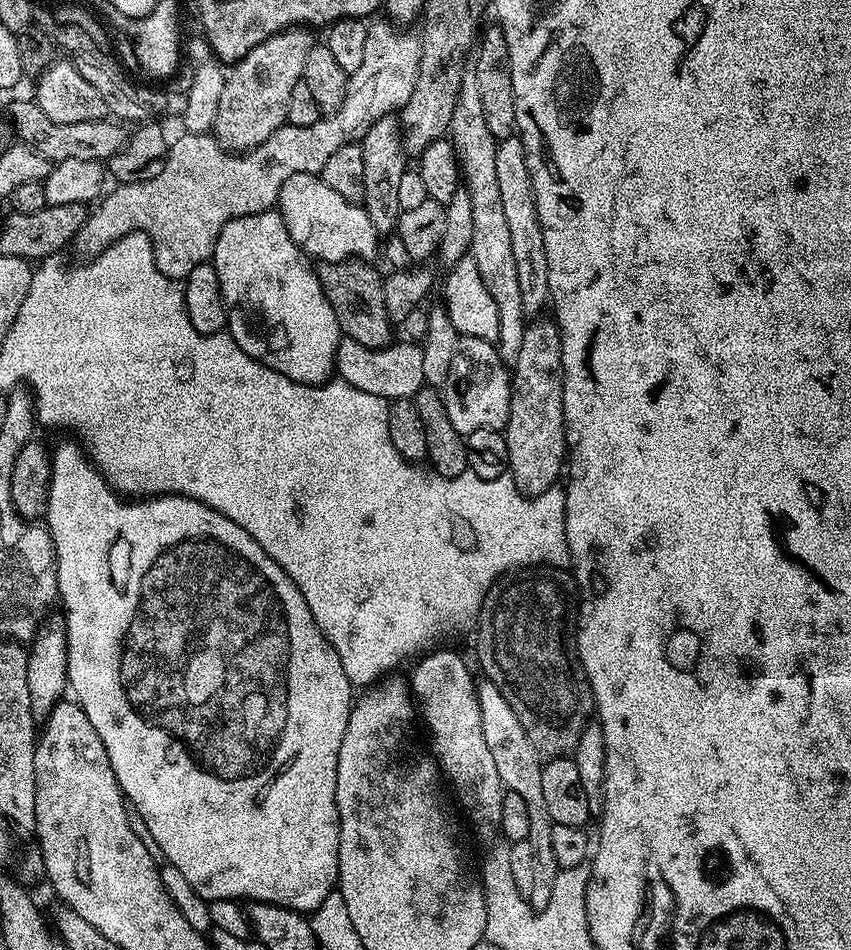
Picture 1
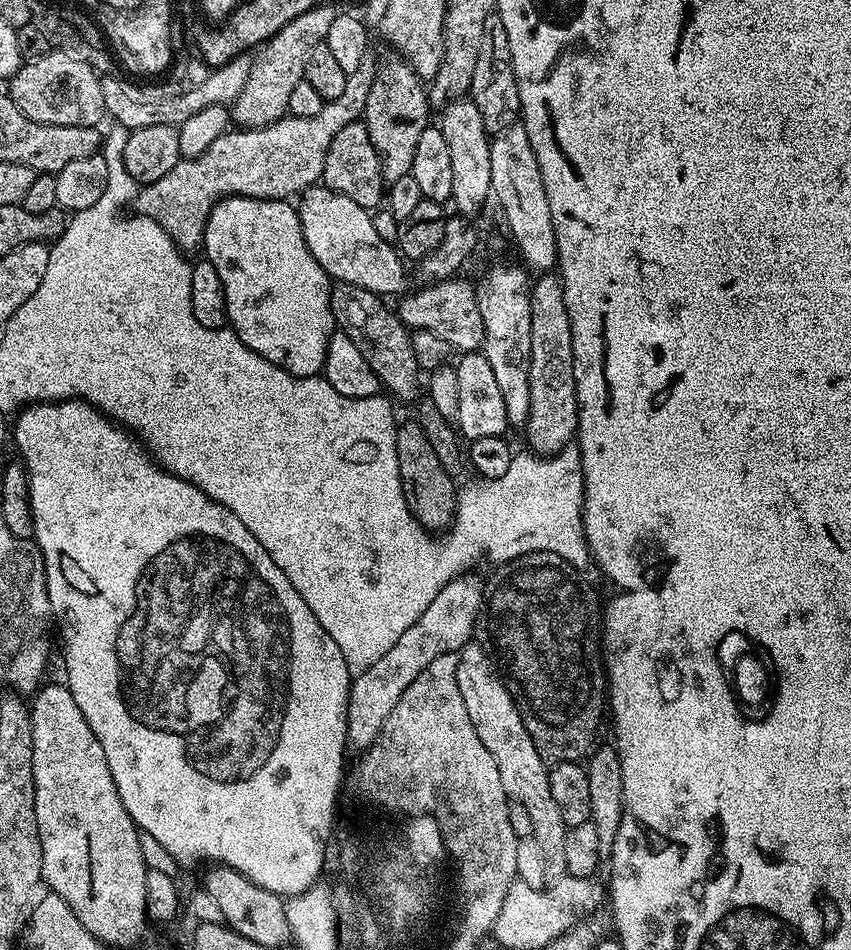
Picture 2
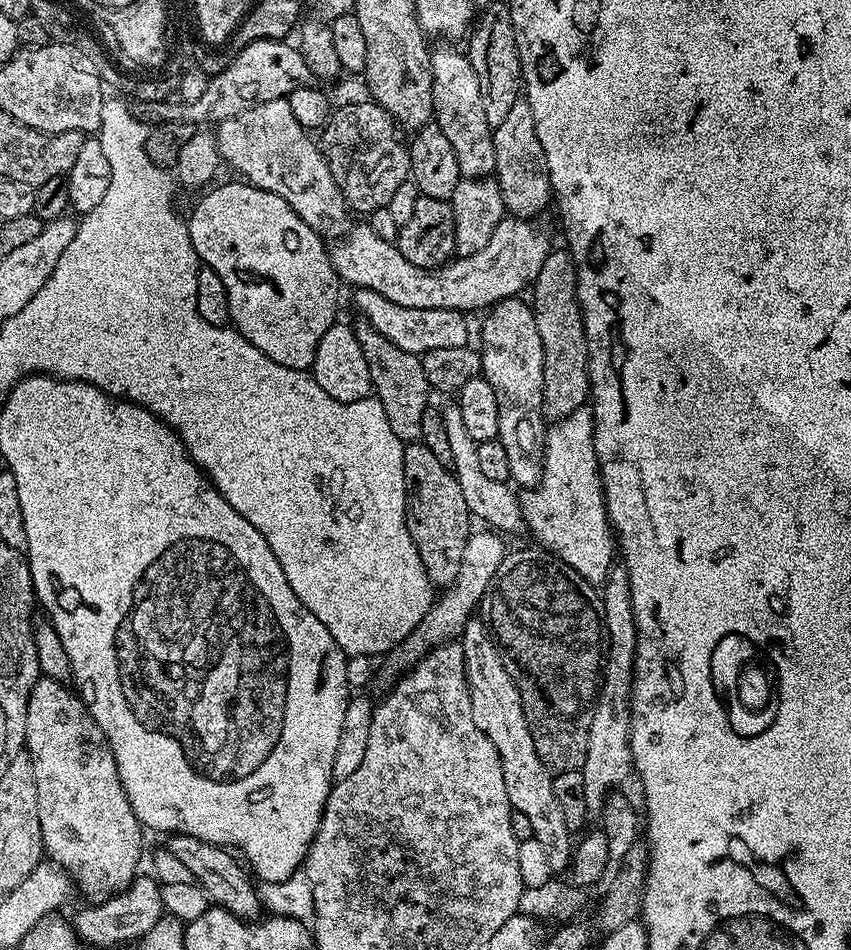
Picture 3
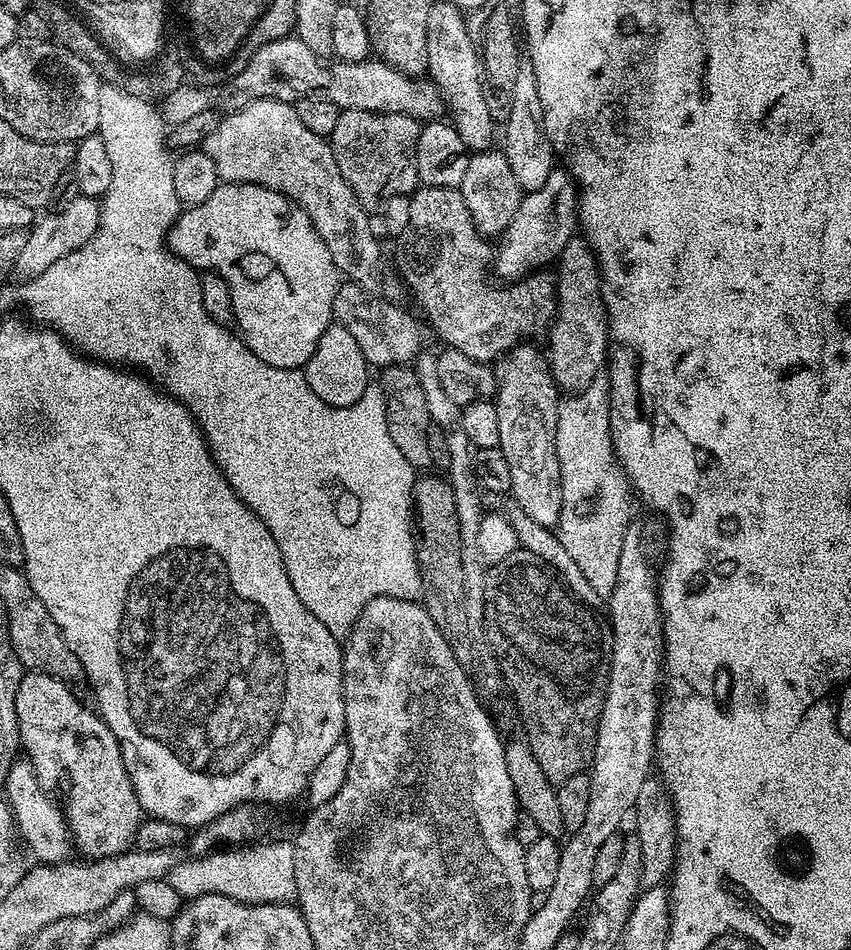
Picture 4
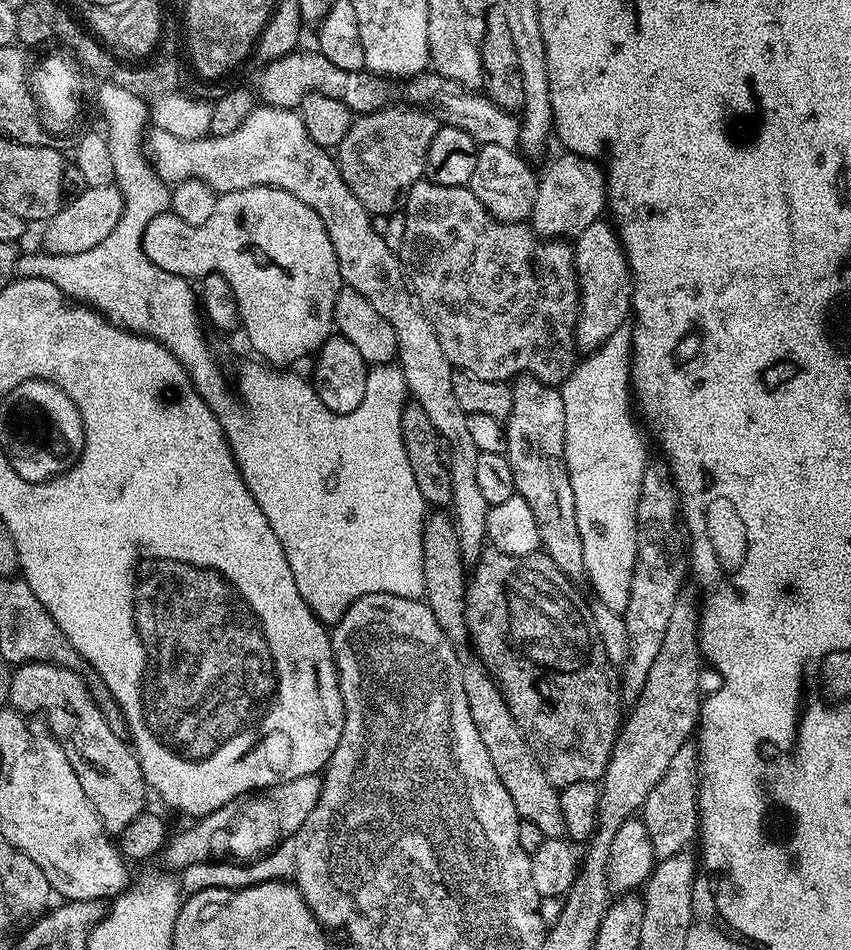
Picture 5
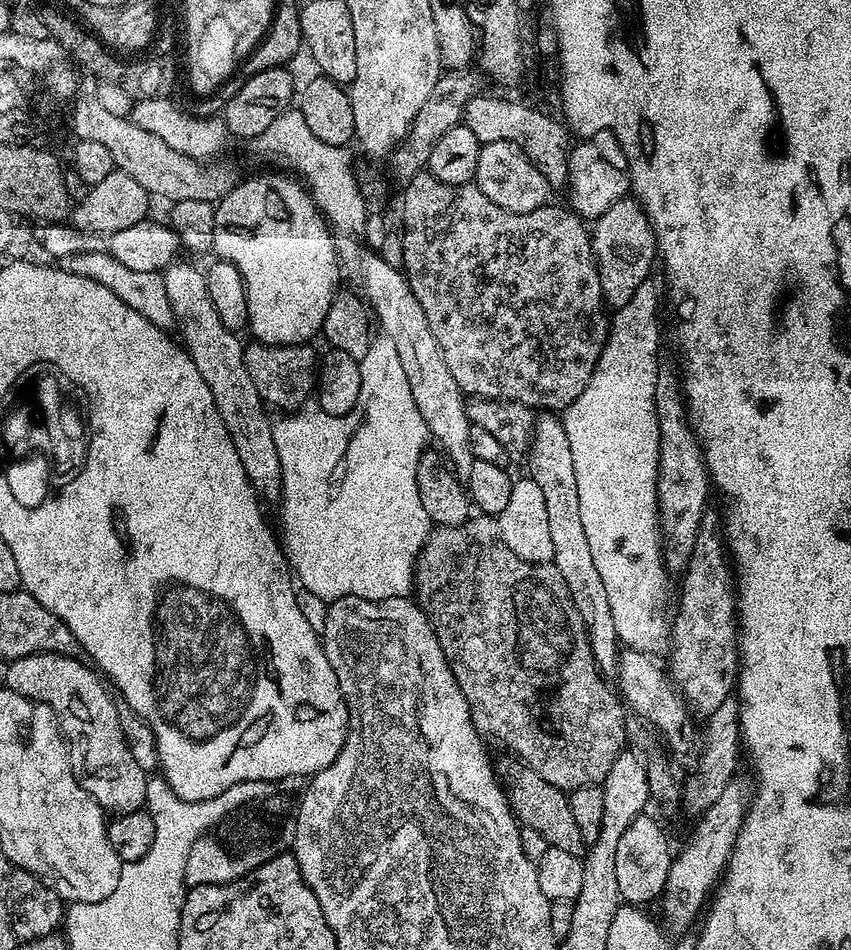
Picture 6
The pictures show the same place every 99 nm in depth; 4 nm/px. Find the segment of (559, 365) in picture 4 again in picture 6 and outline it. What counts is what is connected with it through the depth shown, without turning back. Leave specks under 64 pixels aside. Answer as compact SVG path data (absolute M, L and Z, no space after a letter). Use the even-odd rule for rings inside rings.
M625 198L614 202L606 214L594 221L590 228L592 253L600 269L604 285L604 298L609 309L626 306L631 295L641 282L653 275L652 263L658 260L658 245L644 206L635 198Z

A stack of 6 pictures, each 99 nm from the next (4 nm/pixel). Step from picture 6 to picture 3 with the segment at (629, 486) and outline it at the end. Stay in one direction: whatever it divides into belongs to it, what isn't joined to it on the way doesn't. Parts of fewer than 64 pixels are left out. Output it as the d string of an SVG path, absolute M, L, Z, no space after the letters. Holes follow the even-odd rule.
M591 407L575 408L569 416L555 421L547 429L544 438L544 472L540 483L534 490L523 493L520 500L521 510L527 531L539 547L553 553L566 566L570 566L586 582L602 586L608 581L618 545L614 539L612 523L608 521L608 511L604 501L604 487L600 481L600 463L594 450L594 426L596 419L592 416Z

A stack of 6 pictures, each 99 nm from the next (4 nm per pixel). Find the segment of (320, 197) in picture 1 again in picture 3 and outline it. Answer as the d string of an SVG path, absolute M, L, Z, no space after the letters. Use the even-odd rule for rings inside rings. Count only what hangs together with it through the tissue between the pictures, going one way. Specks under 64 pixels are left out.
M511 214L505 215L504 219L494 226L494 235L490 242L486 242L483 250L478 254L453 258L441 268L435 270L414 266L414 262L406 262L402 258L400 249L391 239L383 240L368 224L360 224L349 227L339 237L336 245L331 245L330 255L332 265L336 267L336 275L345 285L352 284L353 289L365 288L374 290L374 294L382 294L382 298L390 298L390 302L398 302L398 306L417 308L418 310L430 310L431 308L449 308L455 312L471 314L481 308L487 310L500 300L511 300L521 295L520 291L527 289L538 278L538 270L542 270L542 262L546 262L549 252L553 251L554 244L548 237L544 228L536 228L537 221L532 218L521 218Z

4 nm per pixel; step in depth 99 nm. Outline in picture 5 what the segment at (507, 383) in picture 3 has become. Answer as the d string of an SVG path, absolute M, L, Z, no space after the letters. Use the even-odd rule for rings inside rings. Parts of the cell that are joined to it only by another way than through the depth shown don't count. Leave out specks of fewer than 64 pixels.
M524 374L511 385L512 405L510 414L504 424L504 441L506 455L510 462L510 470L514 470L514 486L516 495L521 496L530 506L534 514L534 522L538 524L540 546L543 555L552 559L554 566L562 570L562 574L573 582L583 581L584 547L578 534L578 524L574 518L574 490L570 490L570 474L564 461L564 443L566 442L566 410L555 387L543 384L533 376Z

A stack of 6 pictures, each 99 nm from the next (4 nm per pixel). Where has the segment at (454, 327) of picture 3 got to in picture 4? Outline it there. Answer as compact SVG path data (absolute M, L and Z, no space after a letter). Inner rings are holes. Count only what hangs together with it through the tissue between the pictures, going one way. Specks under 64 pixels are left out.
M341 283L340 289L334 294L332 319L350 332L362 350L365 363L373 369L383 370L395 364L411 365L425 351L425 325L419 319L416 321L410 313L403 312L398 305L380 298L367 292L361 284Z

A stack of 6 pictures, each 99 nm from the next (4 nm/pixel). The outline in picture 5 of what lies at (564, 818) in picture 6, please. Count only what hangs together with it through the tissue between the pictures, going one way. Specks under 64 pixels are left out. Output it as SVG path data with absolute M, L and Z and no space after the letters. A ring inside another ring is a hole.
M429 515L425 519L422 558L424 559L423 599L434 614L442 634L446 634L453 648L459 650L460 677L462 690L466 690L466 706L470 706L470 718L474 718L474 726L478 726L478 735L486 745L486 754L490 754L490 762L502 786L506 786L506 794L510 794L510 802L514 802L514 810L520 815L521 820L534 822L534 826L538 826L538 830L542 830L547 839L559 840L565 835L559 791L550 782L550 778L546 778L542 766L536 761L532 748L525 740L518 722L514 722L506 706L506 698L500 693L495 680L484 669L480 657L469 647L468 623L464 617L466 561L460 554L459 536L451 515Z

